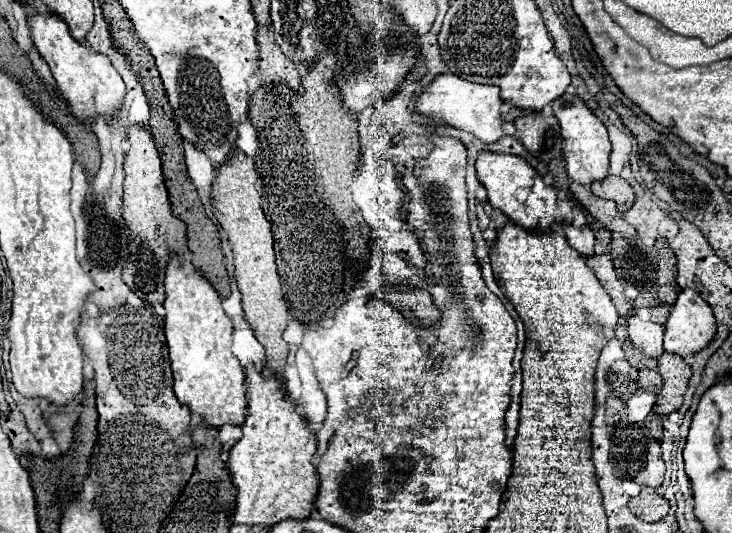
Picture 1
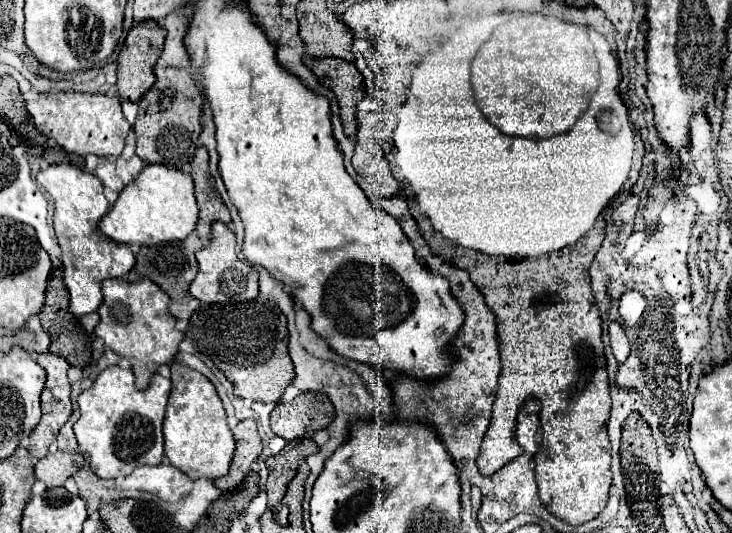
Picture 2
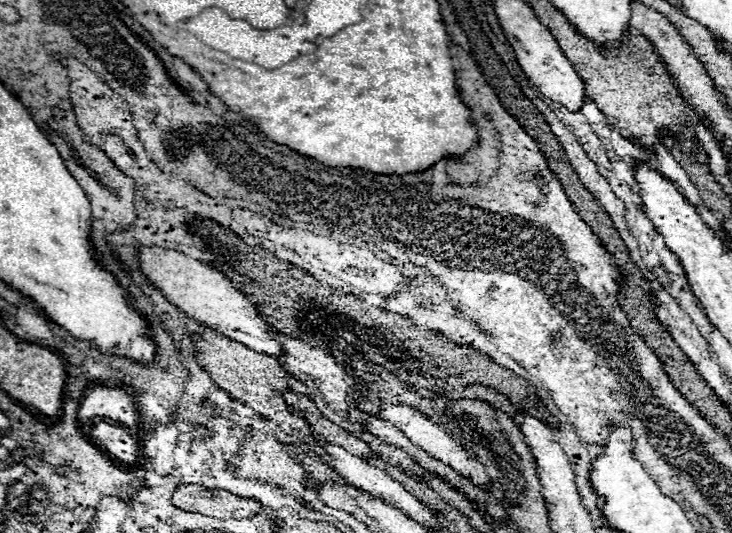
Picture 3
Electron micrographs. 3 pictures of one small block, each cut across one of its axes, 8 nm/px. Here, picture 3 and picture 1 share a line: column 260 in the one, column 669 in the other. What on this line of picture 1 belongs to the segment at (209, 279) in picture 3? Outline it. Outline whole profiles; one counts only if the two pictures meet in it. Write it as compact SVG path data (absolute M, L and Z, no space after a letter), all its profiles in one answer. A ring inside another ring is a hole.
M690 288L678 294L672 314L666 322L666 352L688 356L706 348L716 336L716 320L712 308Z

